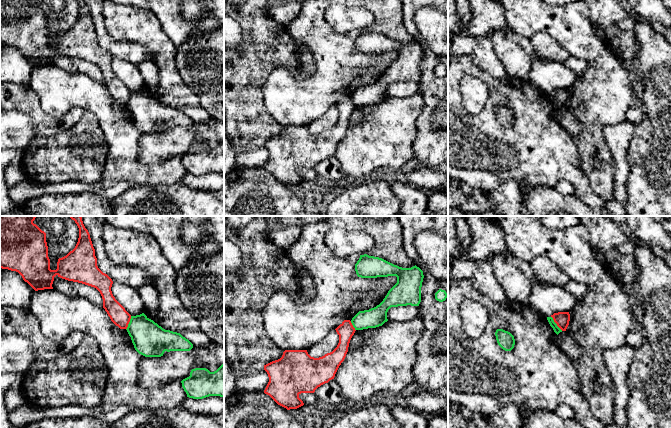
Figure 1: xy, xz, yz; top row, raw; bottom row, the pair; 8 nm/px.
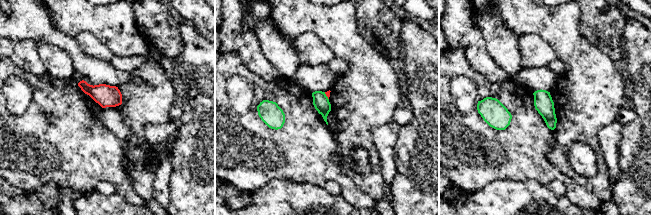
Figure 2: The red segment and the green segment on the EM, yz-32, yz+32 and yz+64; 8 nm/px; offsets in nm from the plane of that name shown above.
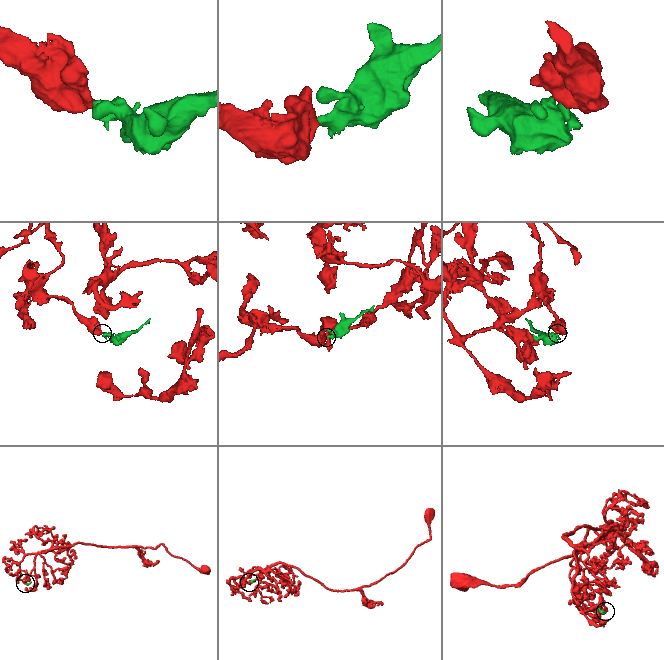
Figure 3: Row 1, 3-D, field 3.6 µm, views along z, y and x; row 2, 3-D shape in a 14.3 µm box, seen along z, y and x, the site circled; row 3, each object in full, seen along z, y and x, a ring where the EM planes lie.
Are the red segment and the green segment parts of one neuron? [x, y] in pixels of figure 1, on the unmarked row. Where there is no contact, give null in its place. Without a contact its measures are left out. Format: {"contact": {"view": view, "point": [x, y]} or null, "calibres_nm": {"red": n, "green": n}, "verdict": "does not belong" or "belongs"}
{"contact": {"view": "yz", "point": [555, 98]}, "calibres_nm": {"red": 120, "green": 60}, "verdict": "does not belong"}

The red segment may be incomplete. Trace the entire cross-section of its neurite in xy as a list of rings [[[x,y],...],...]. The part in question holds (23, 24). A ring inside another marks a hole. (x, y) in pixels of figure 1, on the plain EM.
[[[0,0],[0,44],[18,48],[22,52],[23,56],[27,58],[35,67],[53,65],[52,60],[56,51],[68,57],[78,58],[94,63],[100,68],[103,75],[103,84],[107,88],[111,97],[120,105],[127,105],[131,91],[113,72],[111,67],[113,60],[112,55],[98,44],[95,25],[88,6],[85,4],[84,0],[77,0],[77,2],[79,4],[79,14],[75,24],[66,32],[59,34],[57,38],[57,45],[51,46],[50,35],[48,33],[46,9],[44,7],[42,7],[36,0]]]

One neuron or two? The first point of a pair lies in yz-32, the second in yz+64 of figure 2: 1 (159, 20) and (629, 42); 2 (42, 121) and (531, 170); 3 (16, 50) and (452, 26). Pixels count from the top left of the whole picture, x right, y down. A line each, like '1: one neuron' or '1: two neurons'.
1: two neurons
2: one neuron
3: one neuron

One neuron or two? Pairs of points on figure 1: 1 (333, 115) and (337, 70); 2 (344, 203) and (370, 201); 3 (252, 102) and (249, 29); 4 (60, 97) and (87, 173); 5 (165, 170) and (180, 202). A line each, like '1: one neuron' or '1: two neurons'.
1: two neurons
2: one neuron
3: one neuron
4: two neurons
5: two neurons

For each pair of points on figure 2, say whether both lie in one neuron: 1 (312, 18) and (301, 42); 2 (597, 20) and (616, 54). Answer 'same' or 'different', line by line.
1: different
2: same

